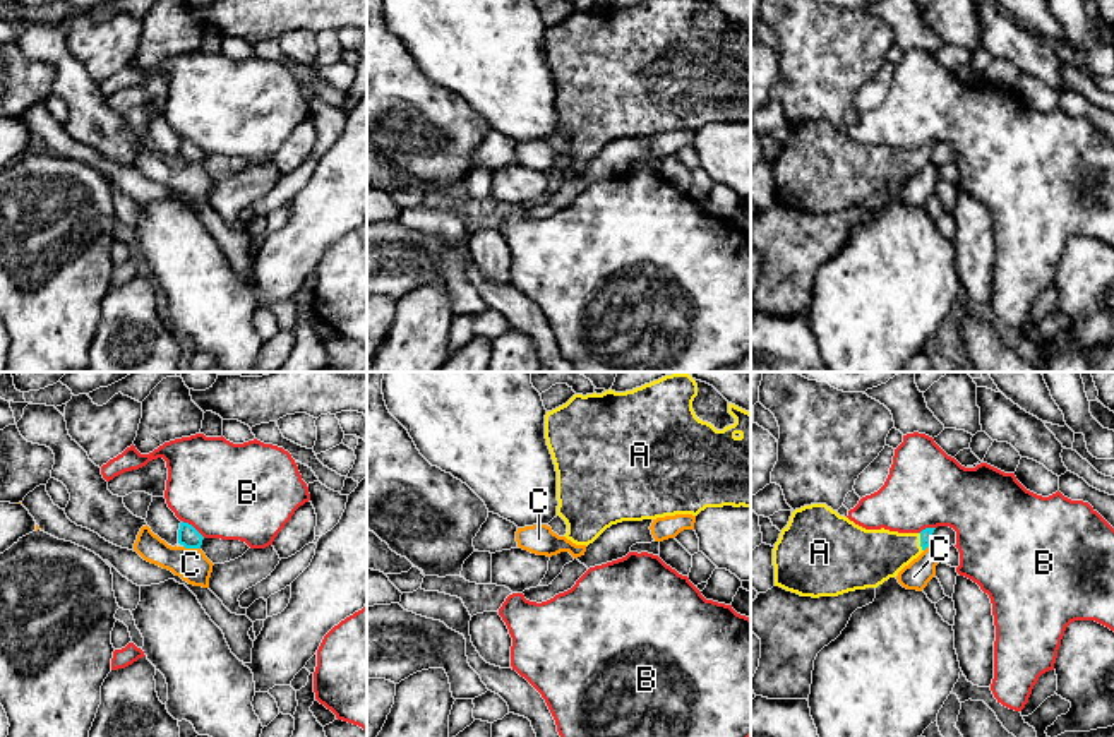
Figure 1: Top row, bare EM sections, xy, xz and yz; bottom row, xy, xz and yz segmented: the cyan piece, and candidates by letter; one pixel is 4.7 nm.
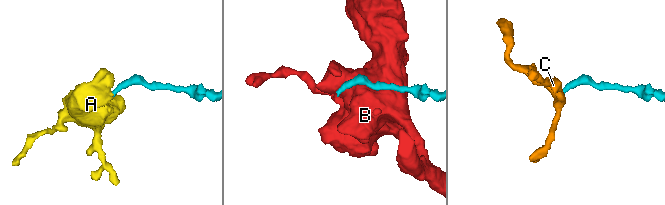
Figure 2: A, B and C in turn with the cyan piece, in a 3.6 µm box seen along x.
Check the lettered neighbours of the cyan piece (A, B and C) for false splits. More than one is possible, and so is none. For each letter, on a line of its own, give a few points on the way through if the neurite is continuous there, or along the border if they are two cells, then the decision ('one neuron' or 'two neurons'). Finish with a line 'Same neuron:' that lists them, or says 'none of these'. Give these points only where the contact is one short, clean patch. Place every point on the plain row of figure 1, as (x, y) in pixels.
A: way yz (926, 151), (921, 158), (871, 173); one neuron
B: two neurons
C: border xy (184, 161), (199, 165); two neurons
Same neuron: A

